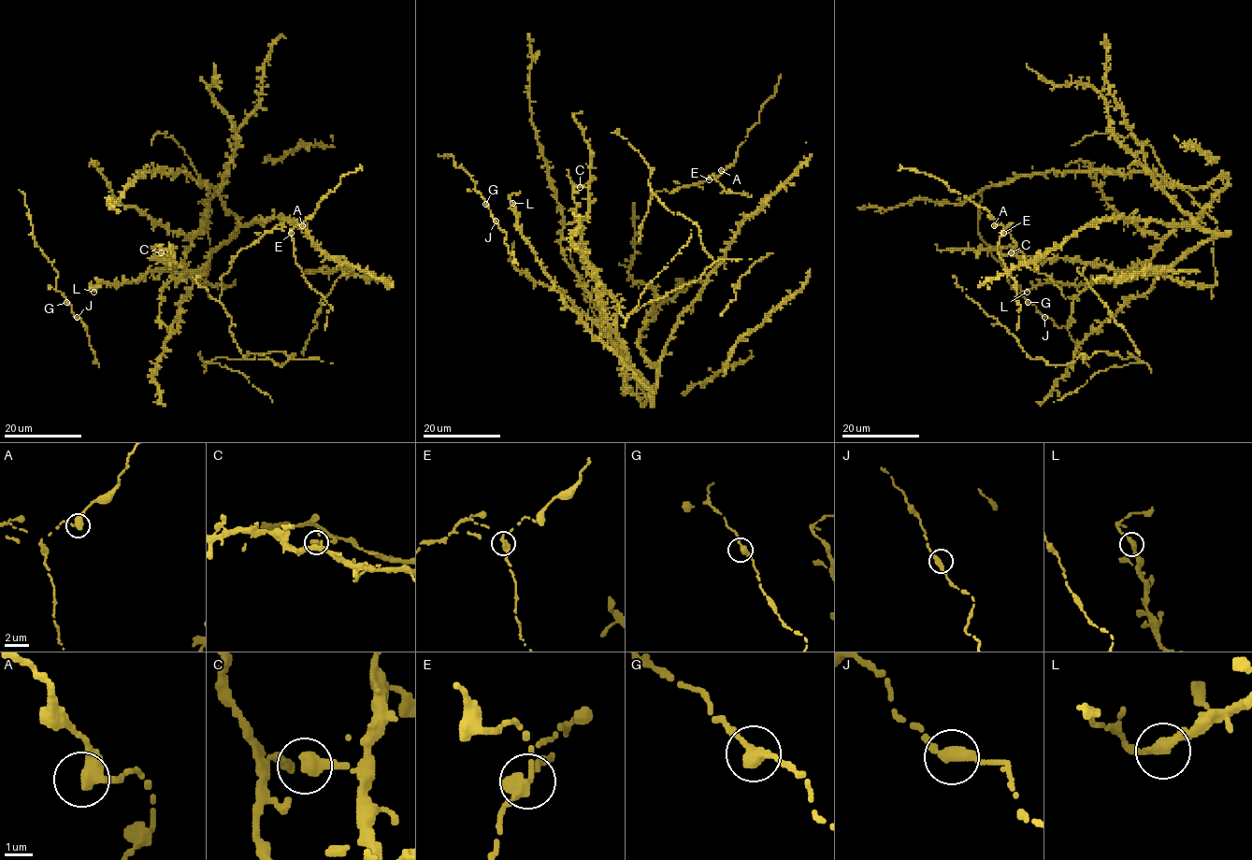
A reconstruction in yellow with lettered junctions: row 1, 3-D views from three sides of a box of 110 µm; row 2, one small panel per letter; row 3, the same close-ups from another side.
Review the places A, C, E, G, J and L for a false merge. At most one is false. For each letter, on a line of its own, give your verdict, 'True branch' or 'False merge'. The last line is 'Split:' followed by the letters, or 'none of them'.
A: True branch
C: True branch
E: False merge
G: True branch
J: True branch
L: True branch
Split: E

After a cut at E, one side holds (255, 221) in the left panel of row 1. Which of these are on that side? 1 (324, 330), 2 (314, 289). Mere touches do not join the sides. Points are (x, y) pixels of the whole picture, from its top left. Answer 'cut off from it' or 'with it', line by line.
1: cut off from it
2: cut off from it

